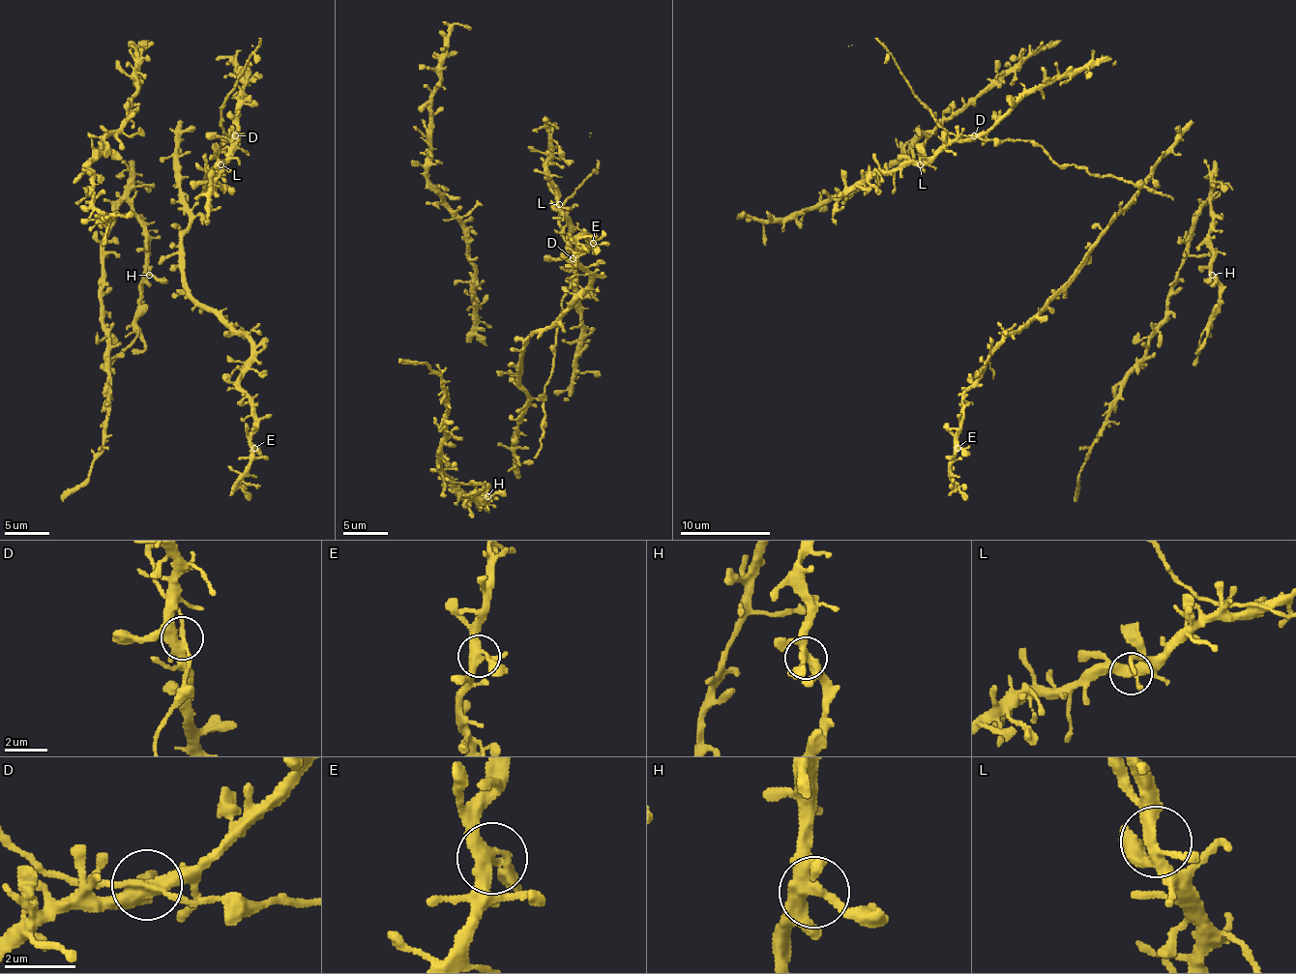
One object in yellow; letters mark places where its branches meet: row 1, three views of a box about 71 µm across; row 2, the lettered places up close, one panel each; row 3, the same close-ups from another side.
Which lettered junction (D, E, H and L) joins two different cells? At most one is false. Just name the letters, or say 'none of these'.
none of these

